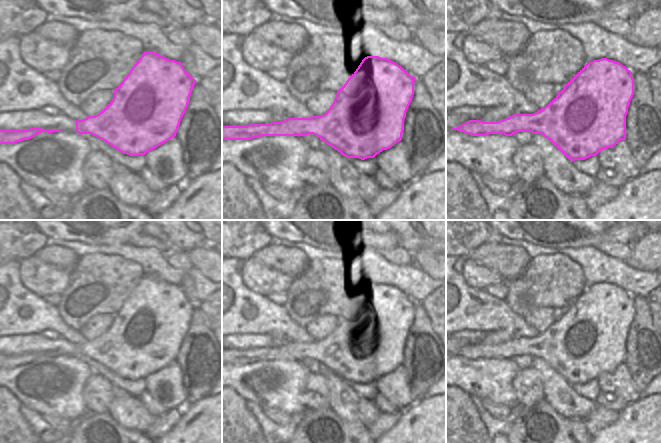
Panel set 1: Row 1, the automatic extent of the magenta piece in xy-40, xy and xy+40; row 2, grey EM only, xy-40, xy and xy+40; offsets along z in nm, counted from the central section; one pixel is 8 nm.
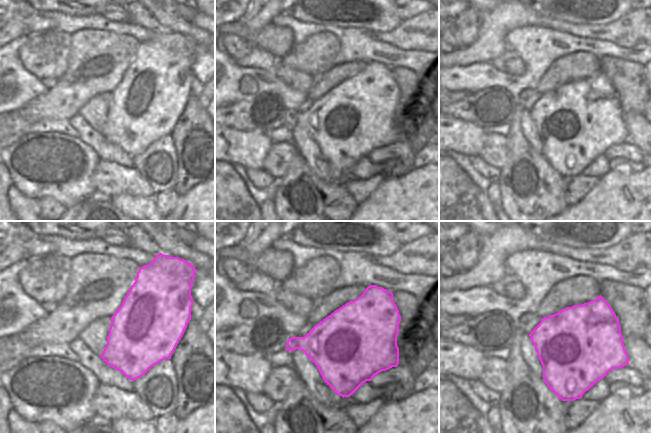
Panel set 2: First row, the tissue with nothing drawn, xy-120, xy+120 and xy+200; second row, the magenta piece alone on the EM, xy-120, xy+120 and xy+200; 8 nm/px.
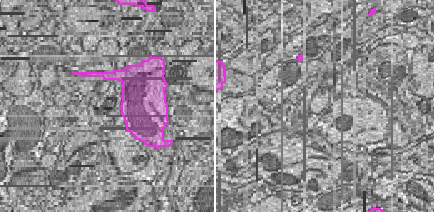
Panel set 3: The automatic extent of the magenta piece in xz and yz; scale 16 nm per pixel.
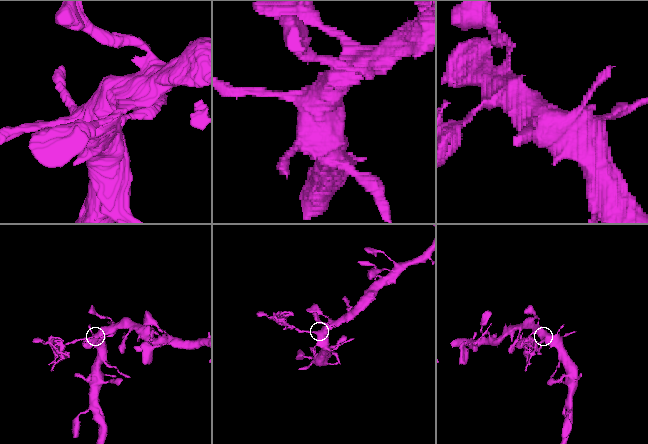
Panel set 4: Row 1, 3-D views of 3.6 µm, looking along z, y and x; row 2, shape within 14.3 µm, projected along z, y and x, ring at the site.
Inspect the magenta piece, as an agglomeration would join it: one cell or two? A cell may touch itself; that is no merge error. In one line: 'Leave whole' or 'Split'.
Split

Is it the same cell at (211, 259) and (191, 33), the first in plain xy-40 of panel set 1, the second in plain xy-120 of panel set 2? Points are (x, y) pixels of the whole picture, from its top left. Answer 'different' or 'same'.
same

